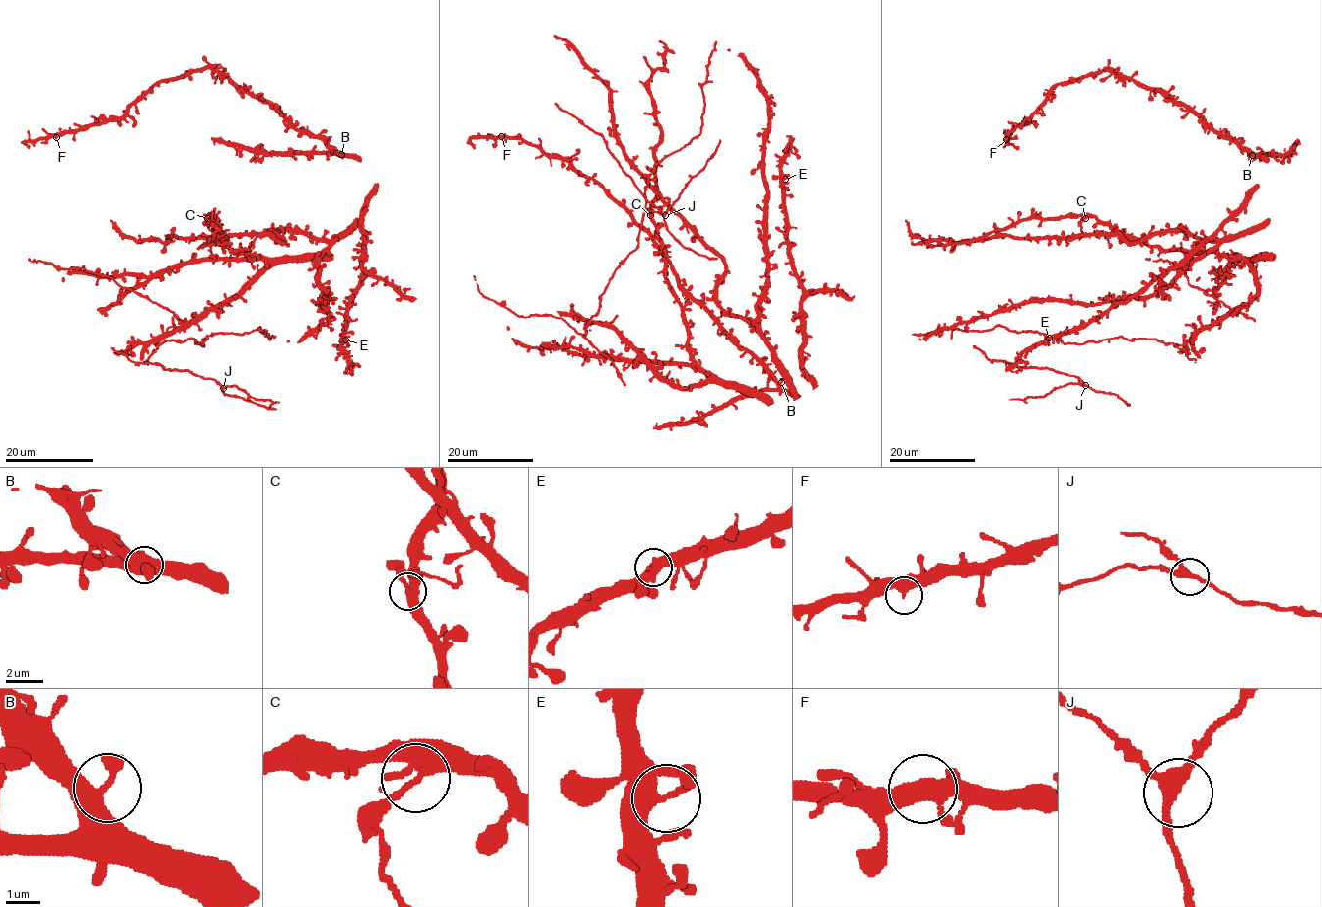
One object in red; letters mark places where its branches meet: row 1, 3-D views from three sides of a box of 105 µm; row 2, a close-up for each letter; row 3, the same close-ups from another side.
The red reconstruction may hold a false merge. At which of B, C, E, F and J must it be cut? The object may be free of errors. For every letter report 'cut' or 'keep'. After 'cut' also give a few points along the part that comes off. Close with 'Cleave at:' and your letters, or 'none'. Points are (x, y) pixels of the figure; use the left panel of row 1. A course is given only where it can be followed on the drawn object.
B: keep
C: cut; course (208, 217), (207, 225), (220, 239)
E: keep
F: keep
J: keep
Cleave at: C

